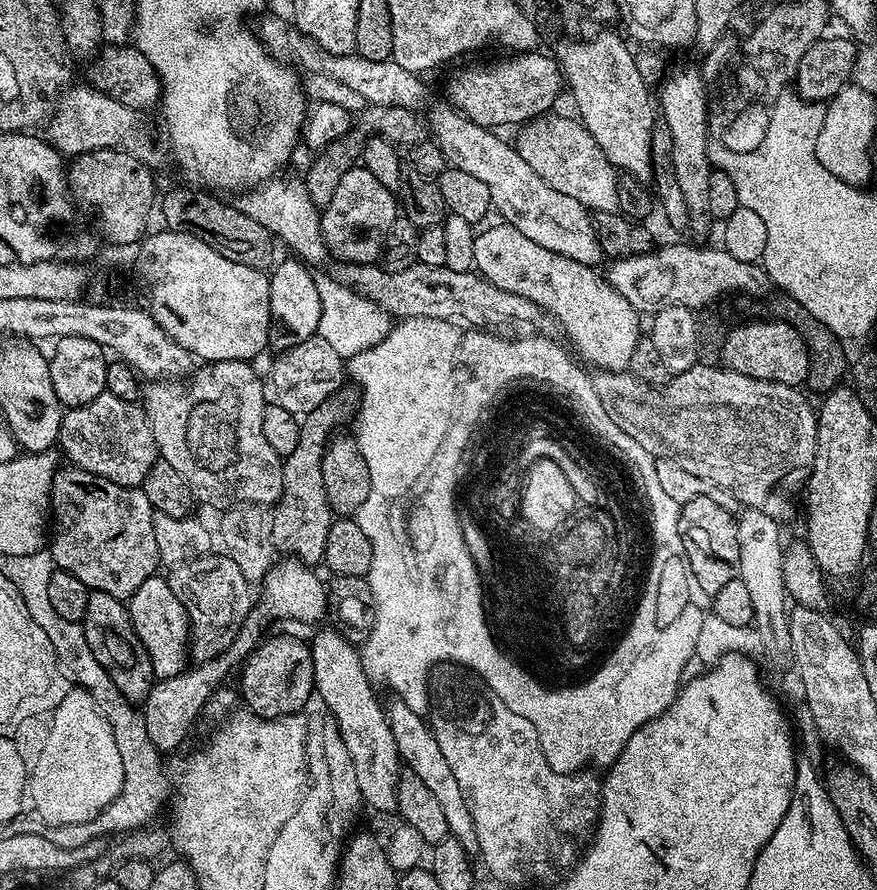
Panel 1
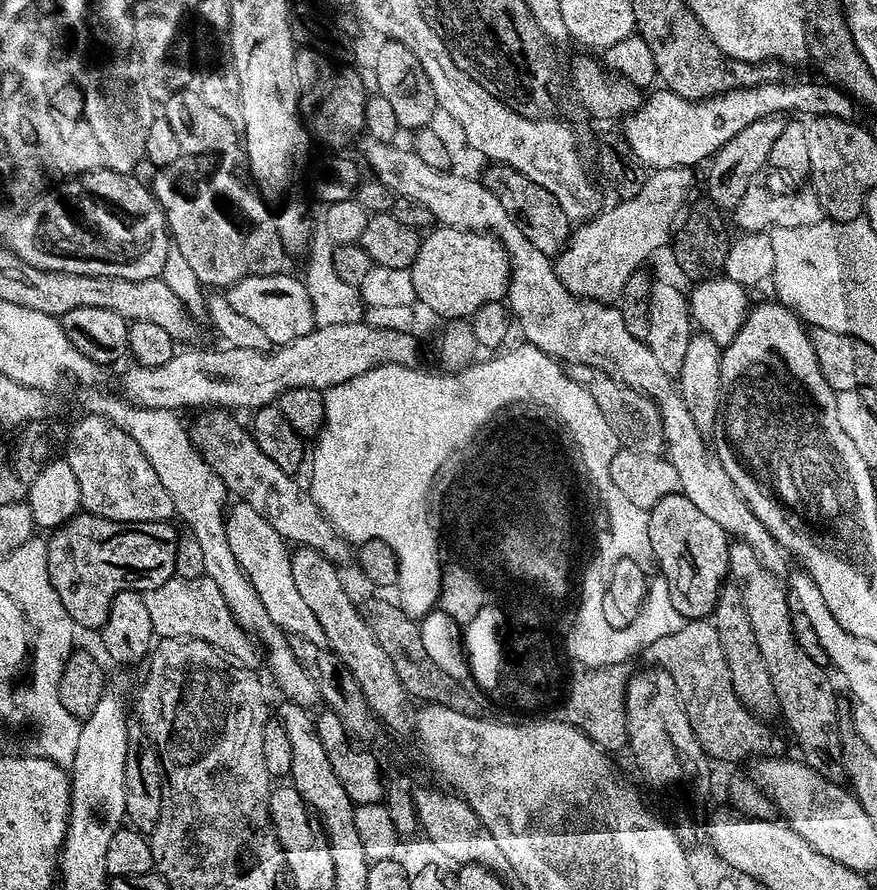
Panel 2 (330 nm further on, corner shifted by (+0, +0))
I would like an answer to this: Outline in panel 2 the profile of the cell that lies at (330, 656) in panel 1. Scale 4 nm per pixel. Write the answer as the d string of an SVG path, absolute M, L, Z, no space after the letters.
M236 502L227 509L224 517L226 532L226 542L230 544L230 551L238 562L238 566L246 574L250 586L262 600L262 606L266 608L266 614L276 623L283 632L289 634L299 634L310 642L324 646L326 645L326 634L322 634L322 625L318 618L314 618L314 610L306 606L306 601L298 595L297 588L294 587L294 574L292 573L292 557L289 545L254 510L254 506L243 502Z

